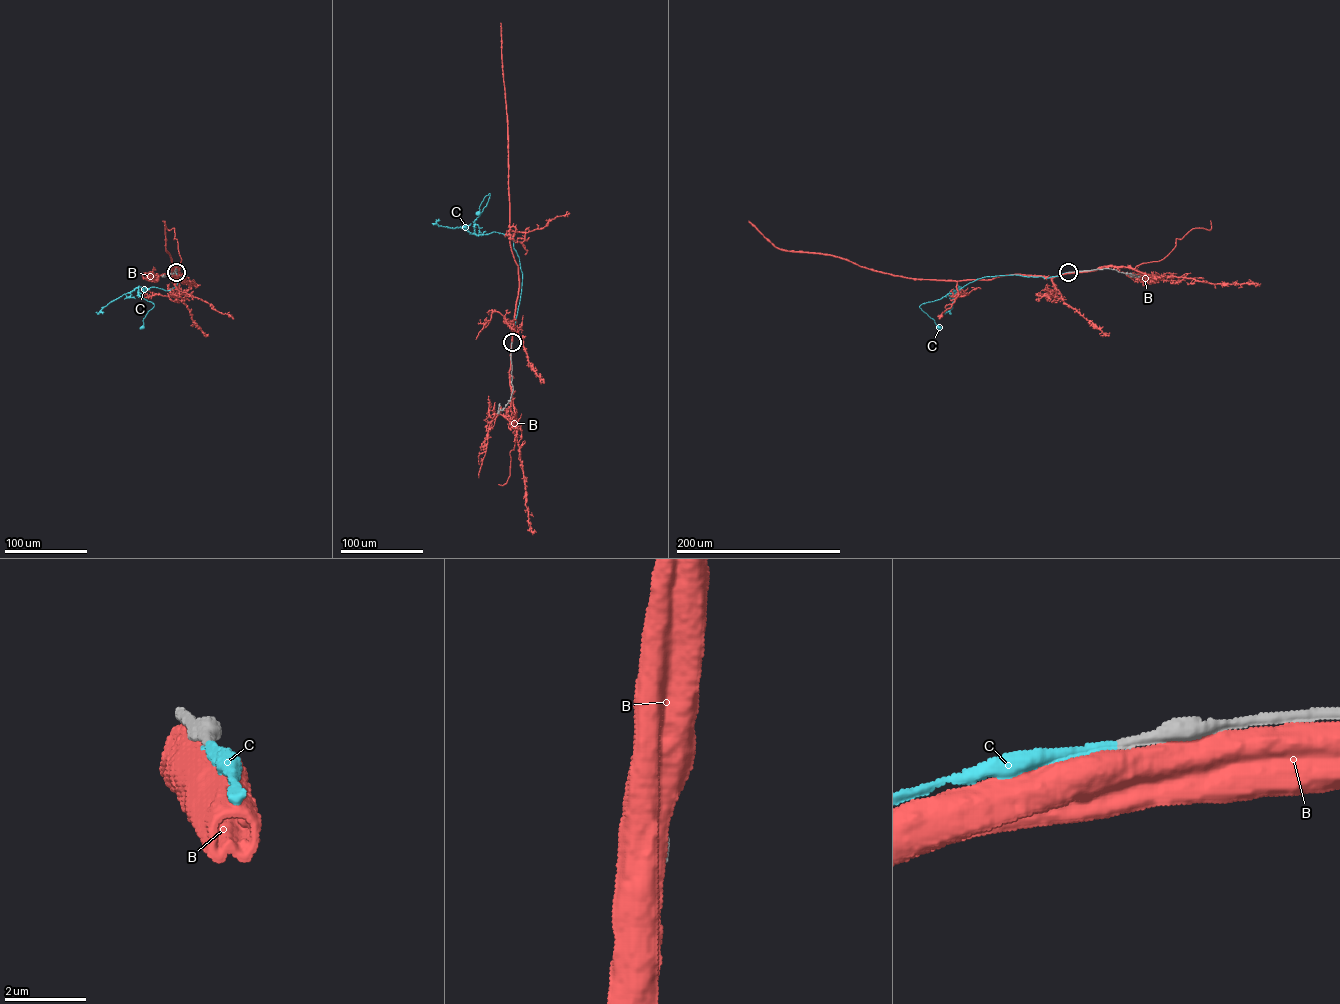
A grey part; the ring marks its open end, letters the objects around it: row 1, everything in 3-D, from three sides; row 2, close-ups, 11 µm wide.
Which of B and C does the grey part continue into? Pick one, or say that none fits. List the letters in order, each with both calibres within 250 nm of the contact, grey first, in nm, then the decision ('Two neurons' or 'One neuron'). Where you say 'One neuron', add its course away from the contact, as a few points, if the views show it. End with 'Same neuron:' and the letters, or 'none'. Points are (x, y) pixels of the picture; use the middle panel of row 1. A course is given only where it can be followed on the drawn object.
B: Thickness 480 nm (grey) against 750 nm. Two neurons
C: Thickness 300 nm (grey) against 240 nm. One neuron. Its course: (512, 342), (522, 288), (519, 256), (509, 235), (474, 232), (474, 221), (490, 193), (477, 213)
Same neuron: C

